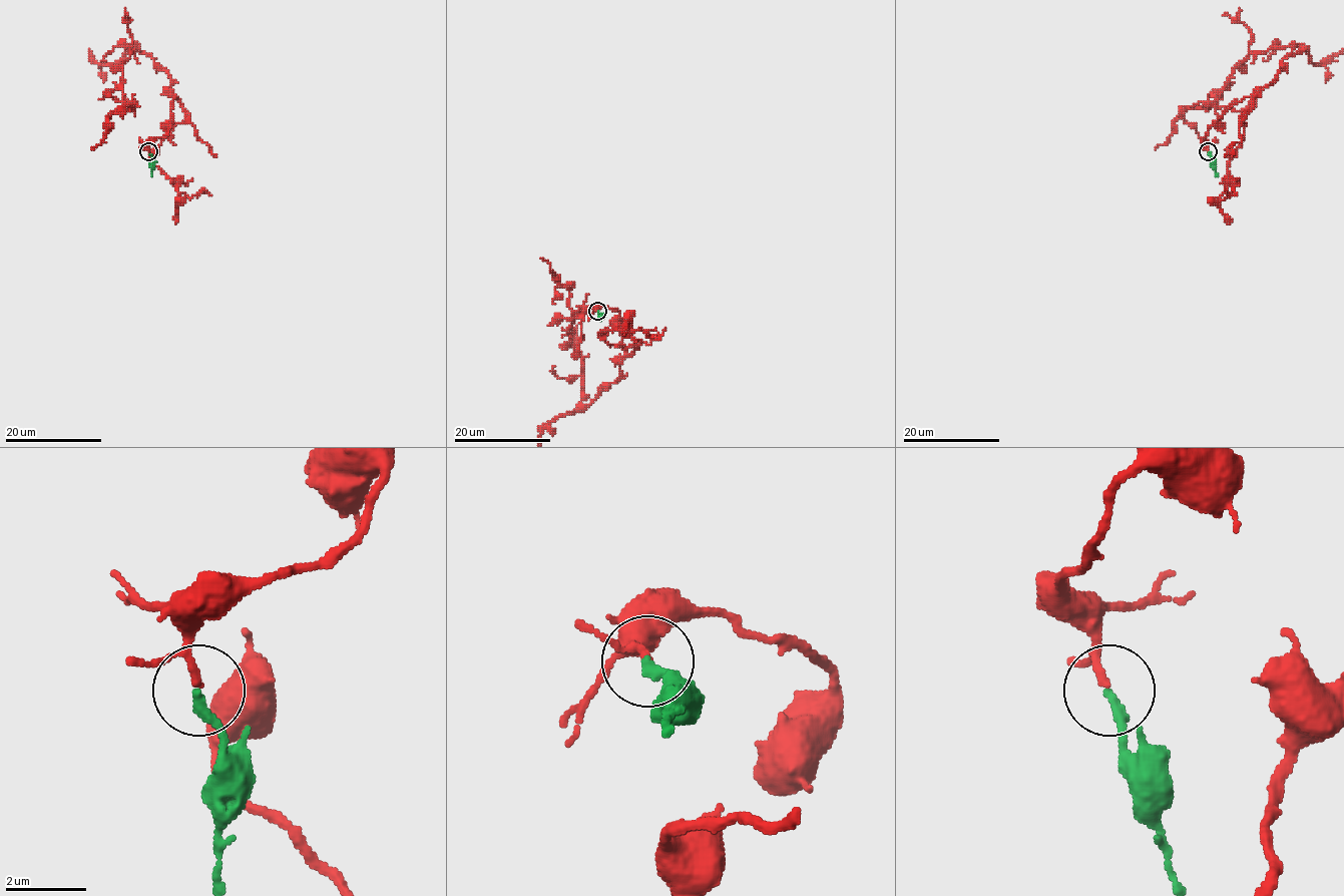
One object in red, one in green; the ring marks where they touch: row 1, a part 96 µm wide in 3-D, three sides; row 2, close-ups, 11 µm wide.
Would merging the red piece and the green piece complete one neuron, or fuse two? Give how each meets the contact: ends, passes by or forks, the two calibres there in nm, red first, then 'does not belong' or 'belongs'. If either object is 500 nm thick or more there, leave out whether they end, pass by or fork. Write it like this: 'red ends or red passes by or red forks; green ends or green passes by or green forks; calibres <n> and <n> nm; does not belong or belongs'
red passes by; green ends; calibres 140 and 260 nm; belongs

